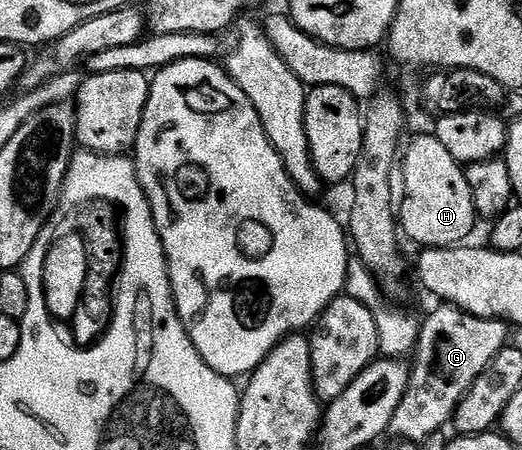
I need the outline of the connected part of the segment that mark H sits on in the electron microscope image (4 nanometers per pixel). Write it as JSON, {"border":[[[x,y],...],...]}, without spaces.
{"border":[[[426,134],[426,136],[418,136],[410,145],[405,145],[404,151],[400,156],[400,180],[402,176],[402,188],[400,184],[400,203],[396,208],[396,220],[400,225],[401,231],[410,240],[415,240],[416,243],[422,244],[418,246],[425,246],[426,248],[453,248],[461,245],[470,236],[470,231],[474,228],[474,220],[476,221],[476,213],[474,210],[474,203],[472,202],[472,190],[468,186],[468,178],[464,171],[463,165],[456,162],[456,158],[452,158],[452,154],[448,154],[448,150],[444,150],[444,146],[440,146],[440,142],[433,134]]]}

